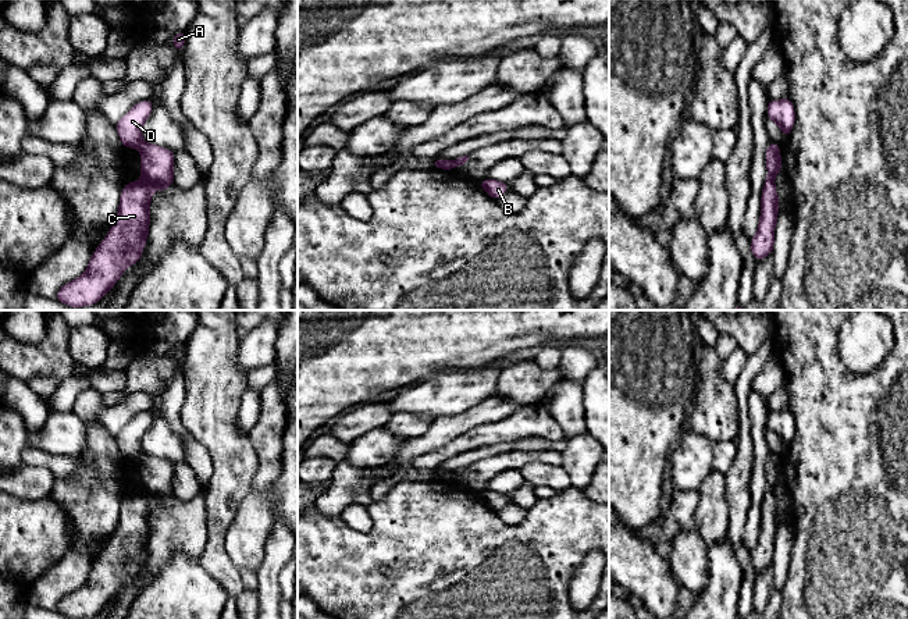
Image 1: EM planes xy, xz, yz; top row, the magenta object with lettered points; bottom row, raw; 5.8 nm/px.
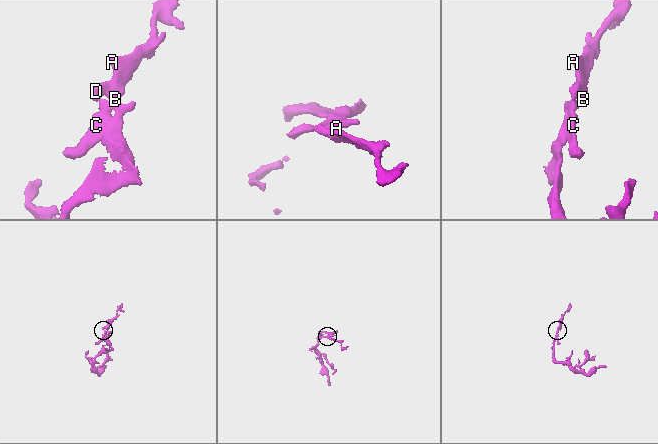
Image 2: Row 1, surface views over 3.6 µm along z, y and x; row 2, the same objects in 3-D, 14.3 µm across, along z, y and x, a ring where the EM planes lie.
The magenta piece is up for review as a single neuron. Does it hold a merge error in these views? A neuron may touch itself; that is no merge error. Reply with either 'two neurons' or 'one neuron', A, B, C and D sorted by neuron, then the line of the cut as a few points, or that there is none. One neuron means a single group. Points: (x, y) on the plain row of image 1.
two neurons | A B D / C | xy (145, 454), (139, 459)

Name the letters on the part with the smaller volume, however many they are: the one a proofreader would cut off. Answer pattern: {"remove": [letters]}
{"remove": ["A", "B", "D"]}

